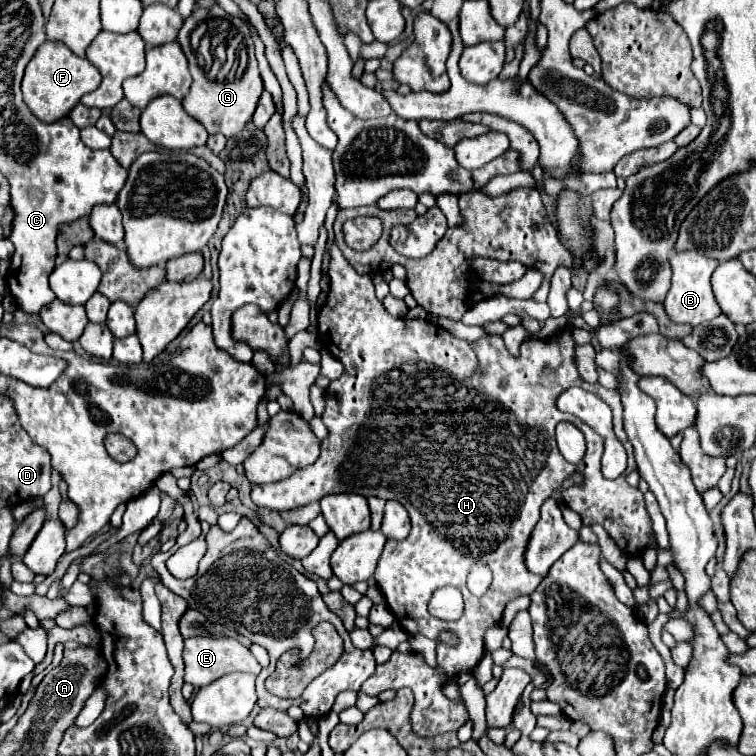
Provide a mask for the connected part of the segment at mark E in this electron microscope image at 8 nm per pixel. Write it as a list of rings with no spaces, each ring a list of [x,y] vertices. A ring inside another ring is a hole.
[[[190,637],[190,639],[186,639],[184,663],[186,663],[184,681],[190,683],[190,685],[194,685],[196,689],[200,689],[204,685],[210,685],[218,677],[234,673],[234,671],[254,673],[254,675],[258,675],[262,671],[260,663],[254,659],[254,655],[250,653],[250,649],[244,647],[242,643],[238,643],[232,637]]]

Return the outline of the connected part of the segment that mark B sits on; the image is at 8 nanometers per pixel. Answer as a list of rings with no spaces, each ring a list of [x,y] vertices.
[[[672,251],[670,267],[672,267],[672,287],[666,295],[664,307],[674,323],[688,323],[692,327],[698,327],[706,321],[712,321],[714,317],[718,317],[722,313],[720,305],[714,299],[712,287],[710,287],[710,277],[712,277],[714,269],[718,267],[716,259],[704,257],[696,251],[682,251],[682,253]]]

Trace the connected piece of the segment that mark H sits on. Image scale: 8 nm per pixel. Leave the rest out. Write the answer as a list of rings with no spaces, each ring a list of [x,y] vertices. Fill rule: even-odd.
[[[334,241],[330,243],[328,275],[330,293],[318,313],[318,335],[330,355],[344,365],[344,373],[326,389],[326,407],[322,421],[328,429],[328,437],[322,441],[322,455],[314,465],[300,469],[298,473],[292,473],[282,481],[254,485],[252,501],[258,507],[286,511],[302,507],[310,501],[320,501],[322,497],[332,493],[354,491],[358,495],[376,495],[386,501],[400,501],[402,507],[410,513],[410,535],[406,537],[406,541],[386,541],[386,547],[374,571],[374,579],[386,599],[386,605],[396,615],[404,631],[408,631],[410,635],[420,633],[430,639],[438,639],[438,633],[450,631],[456,633],[458,645],[438,647],[438,667],[428,667],[418,653],[406,655],[394,651],[389,661],[378,665],[374,675],[362,683],[362,691],[368,695],[378,695],[380,691],[390,687],[410,687],[416,699],[410,715],[414,733],[418,737],[436,737],[446,731],[458,731],[470,719],[468,709],[462,701],[452,701],[442,693],[442,681],[452,679],[454,675],[460,675],[464,671],[472,671],[484,655],[484,633],[488,627],[502,621],[506,603],[520,595],[530,595],[542,581],[542,577],[526,569],[524,551],[530,533],[538,523],[542,503],[552,497],[552,493],[570,473],[582,471],[586,475],[586,481],[582,487],[562,489],[560,497],[564,504],[572,507],[582,517],[584,525],[602,525],[604,531],[620,547],[620,551],[628,551],[628,557],[640,557],[650,545],[656,545],[656,535],[652,531],[652,521],[646,511],[642,491],[626,483],[626,475],[636,469],[636,461],[630,449],[630,441],[626,441],[626,433],[622,429],[622,401],[618,397],[618,391],[608,391],[600,383],[590,385],[582,381],[576,369],[576,343],[570,329],[562,329],[562,333],[556,333],[544,341],[524,341],[520,345],[519,357],[514,357],[506,349],[500,335],[488,335],[474,343],[468,343],[424,319],[392,317],[374,295],[371,277],[356,273]],[[568,387],[582,387],[586,391],[592,391],[610,405],[614,413],[614,433],[628,453],[628,469],[618,479],[610,481],[602,477],[600,459],[604,453],[604,439],[580,419],[558,411],[556,397]],[[560,421],[574,423],[586,437],[588,449],[578,465],[568,463],[558,451],[554,429]],[[474,563],[486,563],[494,573],[494,581],[482,597],[474,597],[466,589],[466,575]],[[444,585],[454,585],[464,591],[466,607],[464,615],[458,621],[440,621],[426,609],[432,593]]]

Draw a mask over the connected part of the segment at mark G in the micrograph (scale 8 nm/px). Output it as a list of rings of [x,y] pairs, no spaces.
[[[212,5],[206,9],[194,9],[176,39],[190,63],[192,87],[182,99],[188,115],[196,117],[208,133],[224,133],[234,137],[252,119],[260,93],[264,91],[258,61],[254,55],[254,41],[248,25],[236,17],[228,15],[222,7]]]

